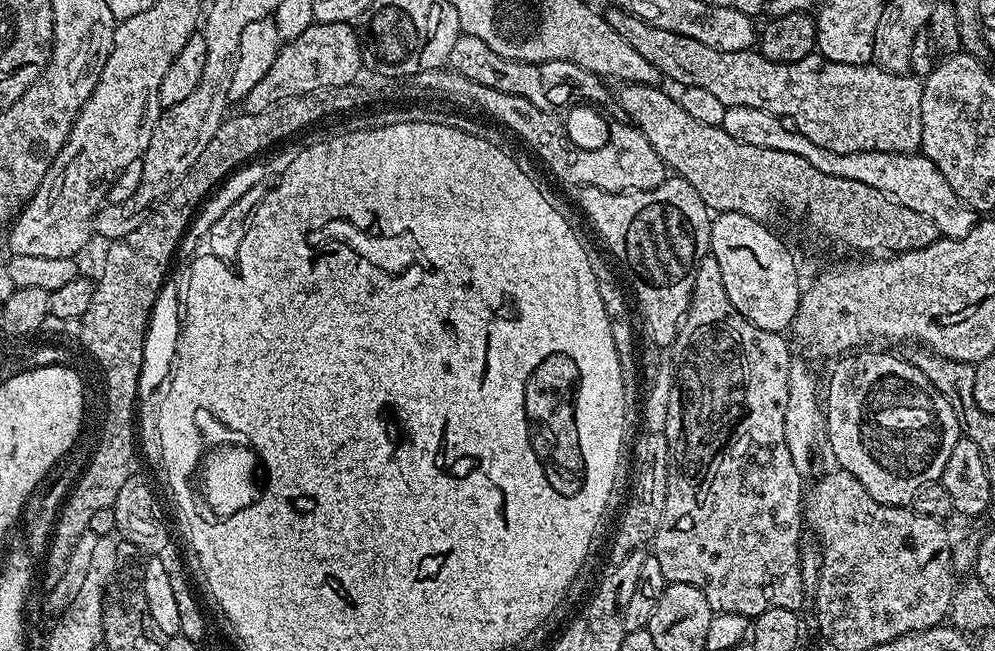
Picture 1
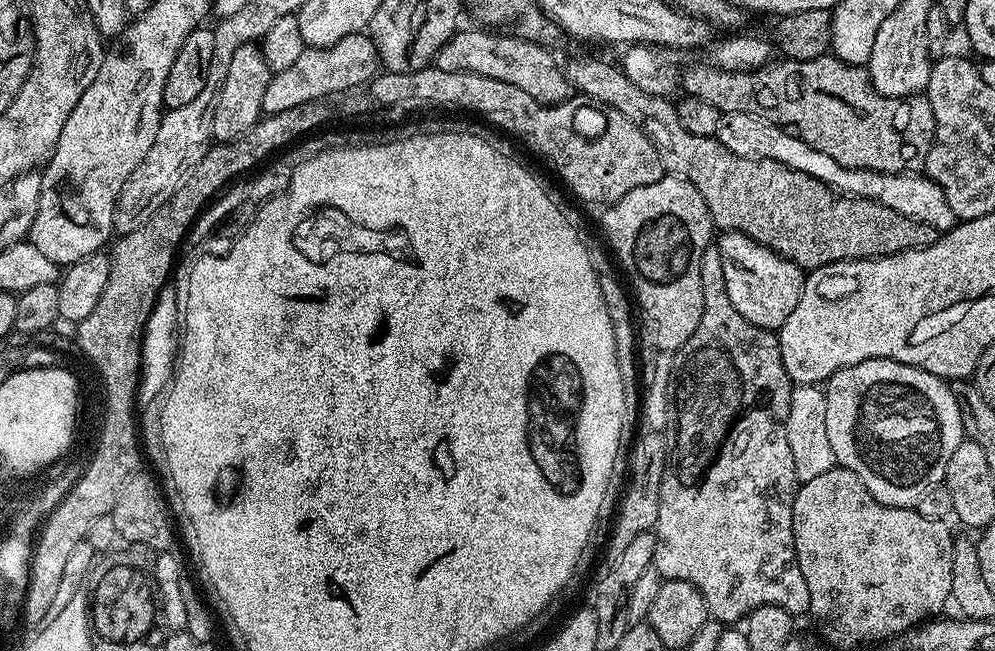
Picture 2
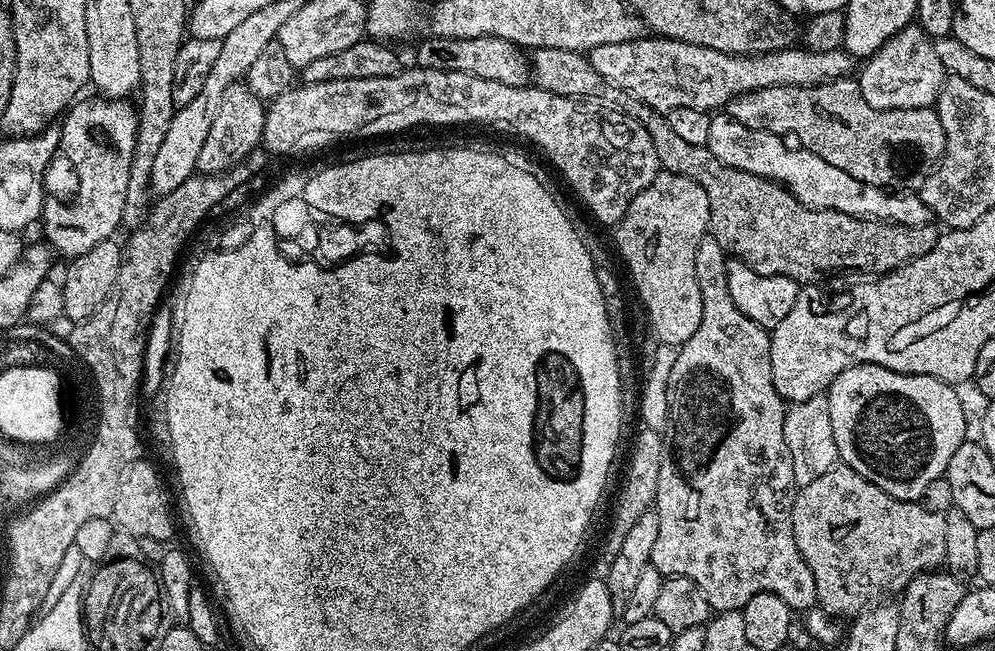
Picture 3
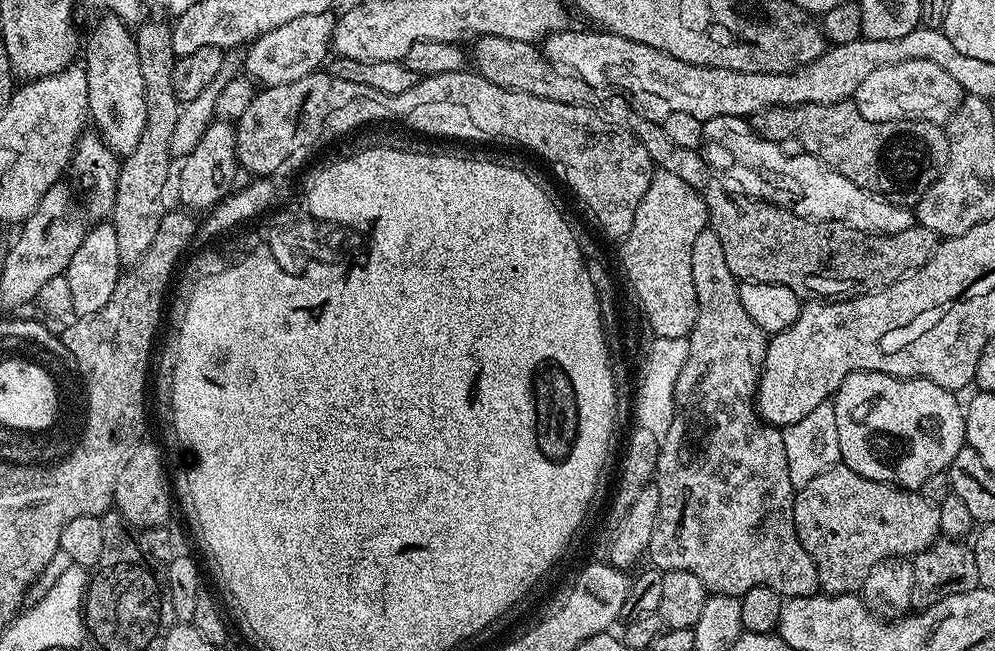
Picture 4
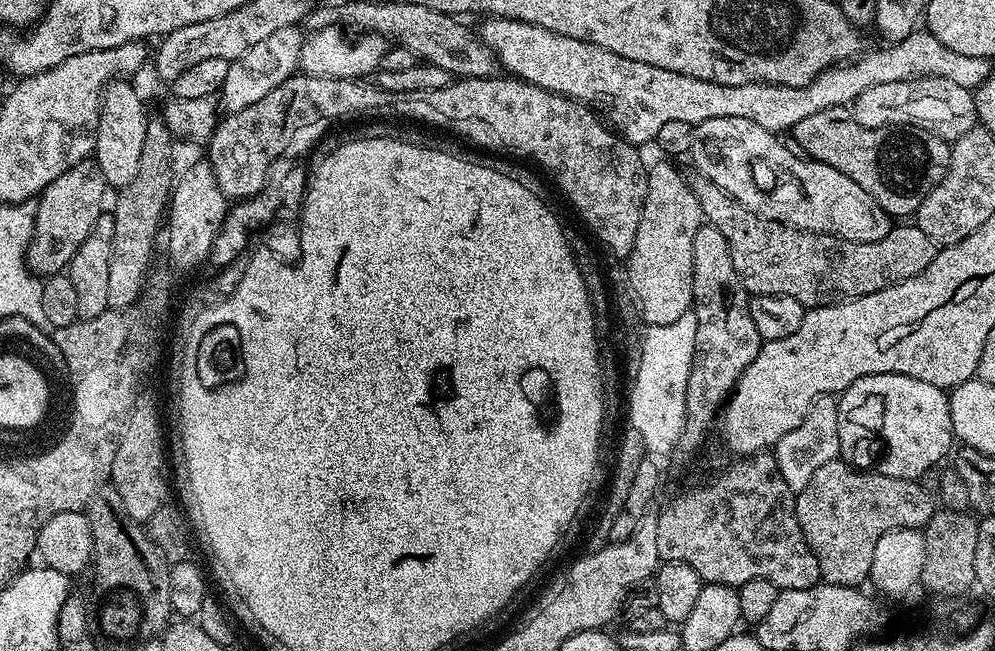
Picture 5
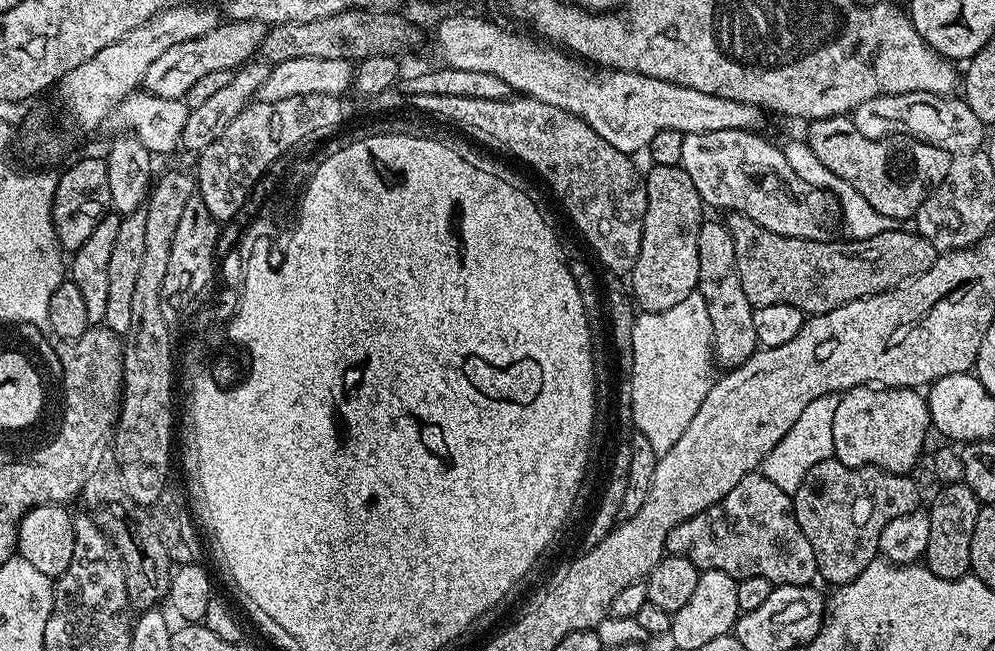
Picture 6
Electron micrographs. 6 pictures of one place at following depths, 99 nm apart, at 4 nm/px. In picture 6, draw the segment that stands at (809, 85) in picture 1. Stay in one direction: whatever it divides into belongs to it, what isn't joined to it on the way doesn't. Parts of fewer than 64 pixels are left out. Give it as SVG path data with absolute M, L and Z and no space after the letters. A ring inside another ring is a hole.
M831 116L811 121L807 125L806 142L826 166L838 178L845 180L878 214L901 222L915 217L926 198L950 174L953 153L942 150L926 140L917 140L907 134L888 134L883 140L866 138L848 116Z

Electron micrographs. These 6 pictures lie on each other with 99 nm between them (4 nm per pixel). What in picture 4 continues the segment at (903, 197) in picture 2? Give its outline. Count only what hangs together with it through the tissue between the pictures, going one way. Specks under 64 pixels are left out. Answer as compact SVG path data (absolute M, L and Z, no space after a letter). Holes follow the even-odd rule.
M723 116L703 121L704 134L702 155L713 173L719 174L729 185L737 184L739 191L753 200L765 200L768 204L776 204L779 208L790 210L807 220L834 222L859 232L870 232L873 236L889 236L902 230L914 227L914 212L911 207L903 208L903 203L887 196L879 196L877 192L866 190L862 186L854 186L850 178L842 178L830 166L826 166L818 158L807 154L785 154L780 151L779 143L766 140L752 129L751 123L742 116Z

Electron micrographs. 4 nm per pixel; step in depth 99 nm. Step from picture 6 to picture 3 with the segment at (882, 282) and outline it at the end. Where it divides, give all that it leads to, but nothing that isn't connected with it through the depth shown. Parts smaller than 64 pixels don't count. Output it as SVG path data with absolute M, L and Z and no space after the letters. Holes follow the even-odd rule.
M628 98L625 101L625 104L622 104L623 111L627 112L633 120L639 120L642 126L646 126L646 134L650 134L650 142L654 142L654 151L658 153L661 169L665 172L682 174L698 182L698 186L706 190L706 198L710 206L709 233L714 238L718 238L725 252L735 259L743 260L758 274L788 276L797 282L812 282L817 279L815 276L819 272L844 272L847 268L852 272L883 274L901 268L903 264L909 264L914 258L926 254L936 245L936 240L940 237L941 229L935 223L926 226L902 226L890 224L887 220L866 220L862 216L842 214L838 210L808 208L798 198L794 198L794 194L783 184L720 164L718 158L710 154L707 146L687 143L671 130L667 115L657 112L650 105L635 98Z

